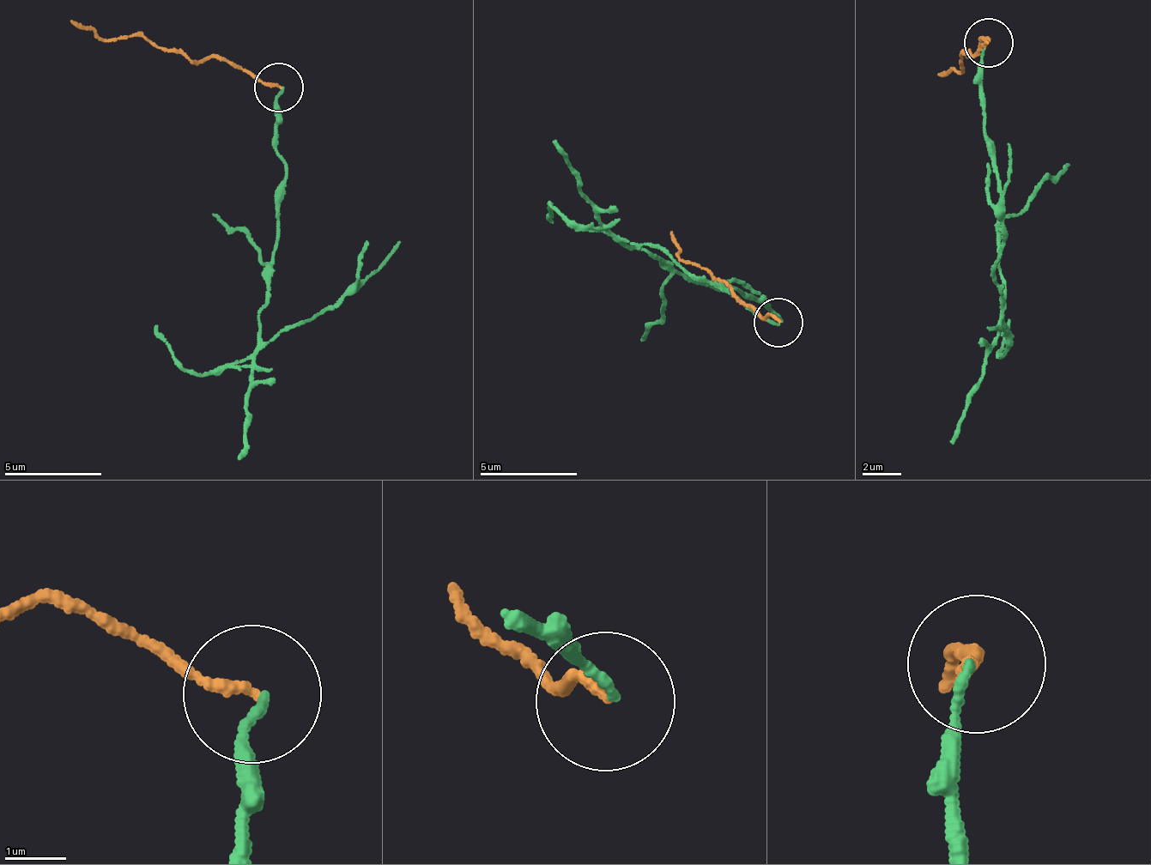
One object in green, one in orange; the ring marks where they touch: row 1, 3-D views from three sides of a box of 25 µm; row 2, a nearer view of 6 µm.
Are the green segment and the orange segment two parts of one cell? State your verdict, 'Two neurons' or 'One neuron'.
Two neurons

